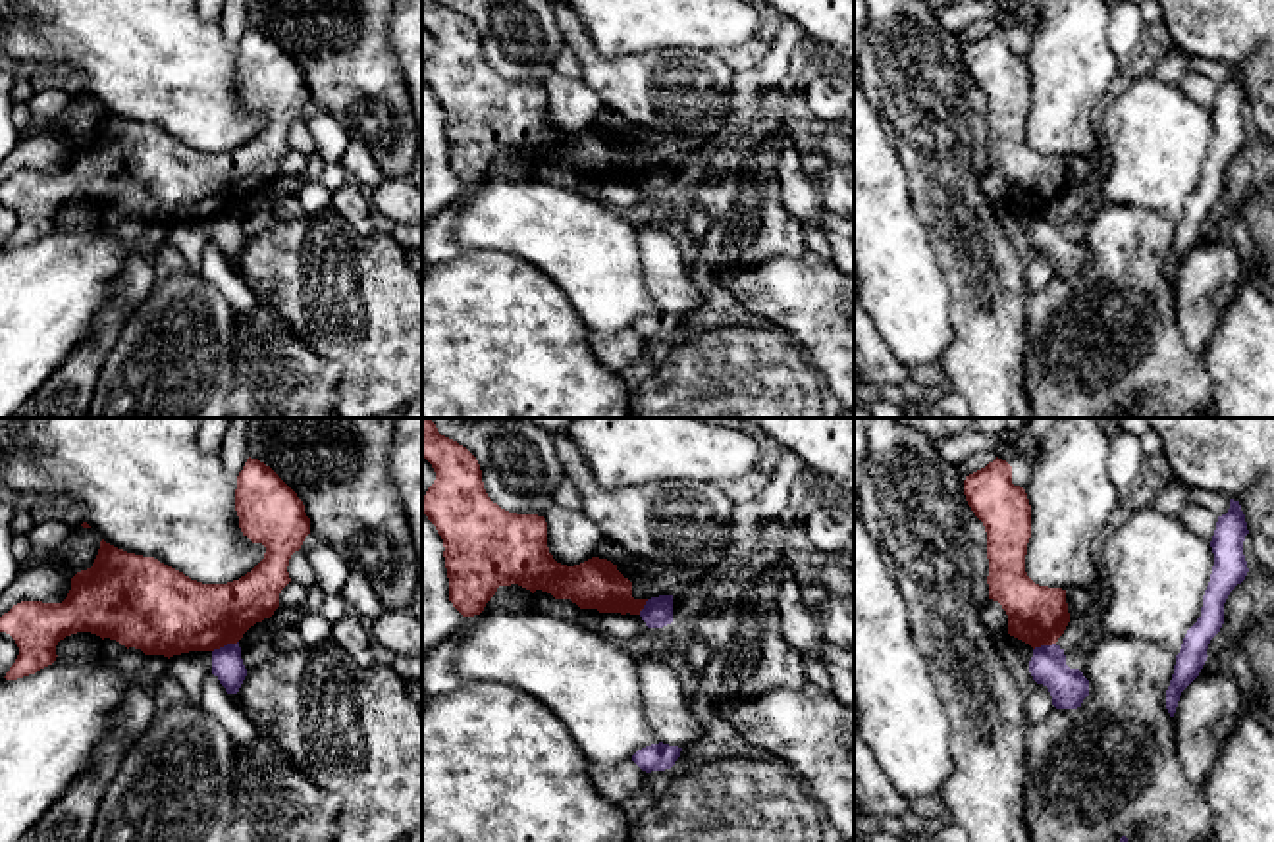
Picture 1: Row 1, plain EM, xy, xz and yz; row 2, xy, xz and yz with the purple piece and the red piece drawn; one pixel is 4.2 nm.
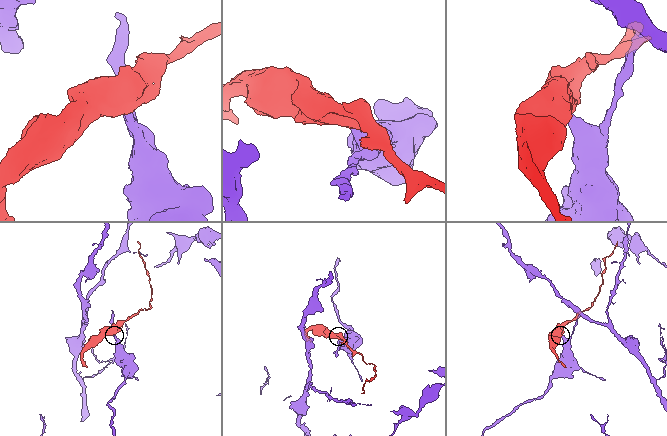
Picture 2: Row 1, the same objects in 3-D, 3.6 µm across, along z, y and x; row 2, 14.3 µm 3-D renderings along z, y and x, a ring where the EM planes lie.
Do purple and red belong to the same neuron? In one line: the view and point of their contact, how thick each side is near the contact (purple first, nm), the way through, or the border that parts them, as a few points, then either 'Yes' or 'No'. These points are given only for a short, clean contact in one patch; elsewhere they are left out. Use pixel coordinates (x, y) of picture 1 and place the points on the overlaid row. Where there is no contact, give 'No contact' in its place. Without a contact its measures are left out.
Touches purple at xy (224, 646). Thickness 130 nm (purple) against 320 nm. Boundary: xy (238, 640), (212, 652). No

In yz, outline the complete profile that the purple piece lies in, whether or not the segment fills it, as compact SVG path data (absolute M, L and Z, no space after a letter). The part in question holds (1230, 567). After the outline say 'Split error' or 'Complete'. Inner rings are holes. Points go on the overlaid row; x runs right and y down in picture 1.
M1230 499L1226 514L1218 516L1210 541L1214 566L1203 595L1201 617L1187 630L1181 649L1176 655L1174 674L1166 690L1166 709L1174 717L1181 692L1199 676L1210 640L1224 624L1224 603L1230 592L1249 572L1243 555L1243 541L1249 534L1239 501Z. Complete

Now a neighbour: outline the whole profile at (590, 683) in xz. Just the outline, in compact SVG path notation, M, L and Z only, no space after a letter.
M534 609L526 613L482 611L482 618L470 630L457 634L453 667L464 684L505 684L538 699L565 724L569 736L592 765L617 767L630 761L638 750L659 744L644 715L636 653L626 644L619 644L580 622L563 620Z

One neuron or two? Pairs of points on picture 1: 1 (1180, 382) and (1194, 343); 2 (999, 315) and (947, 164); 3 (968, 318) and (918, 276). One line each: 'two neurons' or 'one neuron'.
1: two neurons
2: one neuron
3: two neurons

